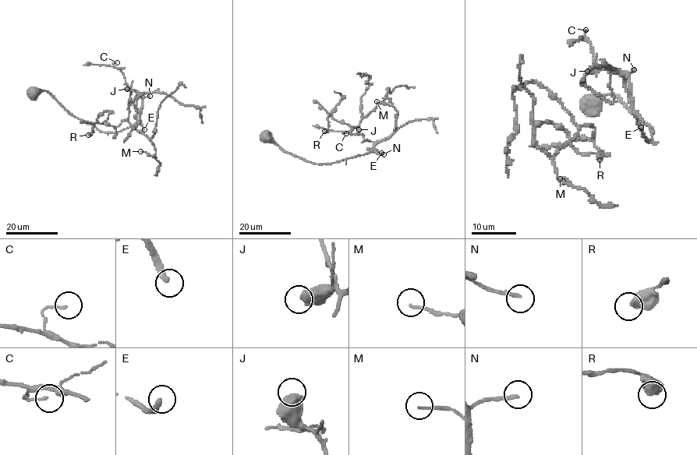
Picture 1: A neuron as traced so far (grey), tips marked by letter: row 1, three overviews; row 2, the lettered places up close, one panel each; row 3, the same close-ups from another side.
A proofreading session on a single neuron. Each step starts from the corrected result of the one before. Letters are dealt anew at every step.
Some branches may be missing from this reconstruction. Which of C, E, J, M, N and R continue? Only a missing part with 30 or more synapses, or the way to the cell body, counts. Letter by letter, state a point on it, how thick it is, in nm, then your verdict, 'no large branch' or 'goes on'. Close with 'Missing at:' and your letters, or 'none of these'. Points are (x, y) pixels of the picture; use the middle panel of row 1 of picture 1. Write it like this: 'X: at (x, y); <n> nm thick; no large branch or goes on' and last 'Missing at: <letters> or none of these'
C: at (346, 133); 110 nm thick; no large branch
E: at (381, 153); 280 nm thick; goes on
J: at (359, 129); 650 nm thick; no large branch
M: at (376, 101); 120 nm thick; no large branch
N: at (383, 154); 190 nm thick; no large branch
R: at (324, 131); 600 nm thick; no large branch
Missing at: E

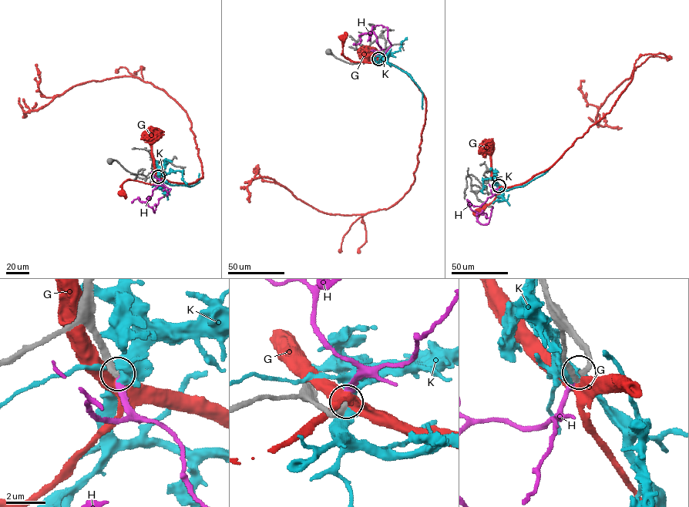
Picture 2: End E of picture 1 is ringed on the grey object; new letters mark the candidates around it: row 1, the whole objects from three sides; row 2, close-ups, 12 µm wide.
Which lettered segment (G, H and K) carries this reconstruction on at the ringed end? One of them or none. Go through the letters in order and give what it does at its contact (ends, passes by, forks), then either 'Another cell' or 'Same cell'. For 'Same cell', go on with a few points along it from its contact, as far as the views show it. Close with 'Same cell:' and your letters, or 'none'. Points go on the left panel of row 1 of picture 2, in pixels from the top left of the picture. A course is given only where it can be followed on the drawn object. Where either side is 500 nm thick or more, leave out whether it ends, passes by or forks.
G: Another cell
H: It ends there. Same cell. Its course: (158, 176), (170, 188), (167, 195), (162, 185), (152, 190), (146, 202), (154, 212), (162, 197)
K: It forks there. Another cell
Same cell: H

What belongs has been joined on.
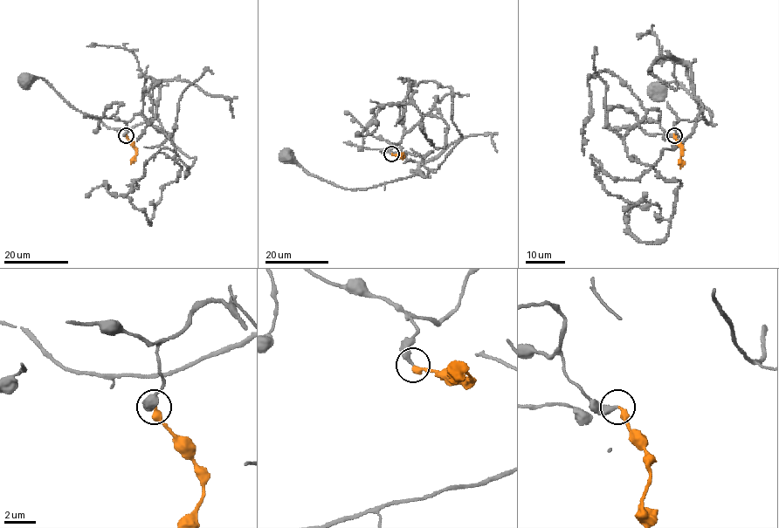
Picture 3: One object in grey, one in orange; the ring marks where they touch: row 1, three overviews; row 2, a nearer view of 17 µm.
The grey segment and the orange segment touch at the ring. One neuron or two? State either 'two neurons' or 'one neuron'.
one neuron

